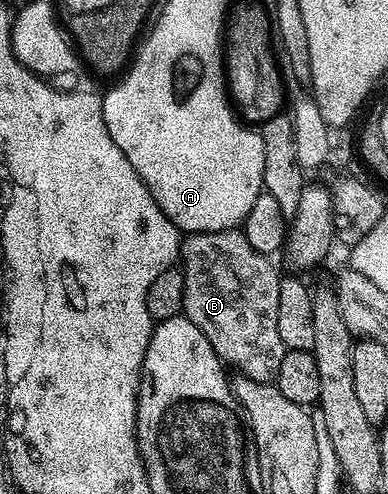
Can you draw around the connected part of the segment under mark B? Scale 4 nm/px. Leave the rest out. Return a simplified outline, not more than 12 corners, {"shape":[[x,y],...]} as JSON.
{"shape":[[242,229],[181,242],[183,314],[271,382],[280,271]]}

